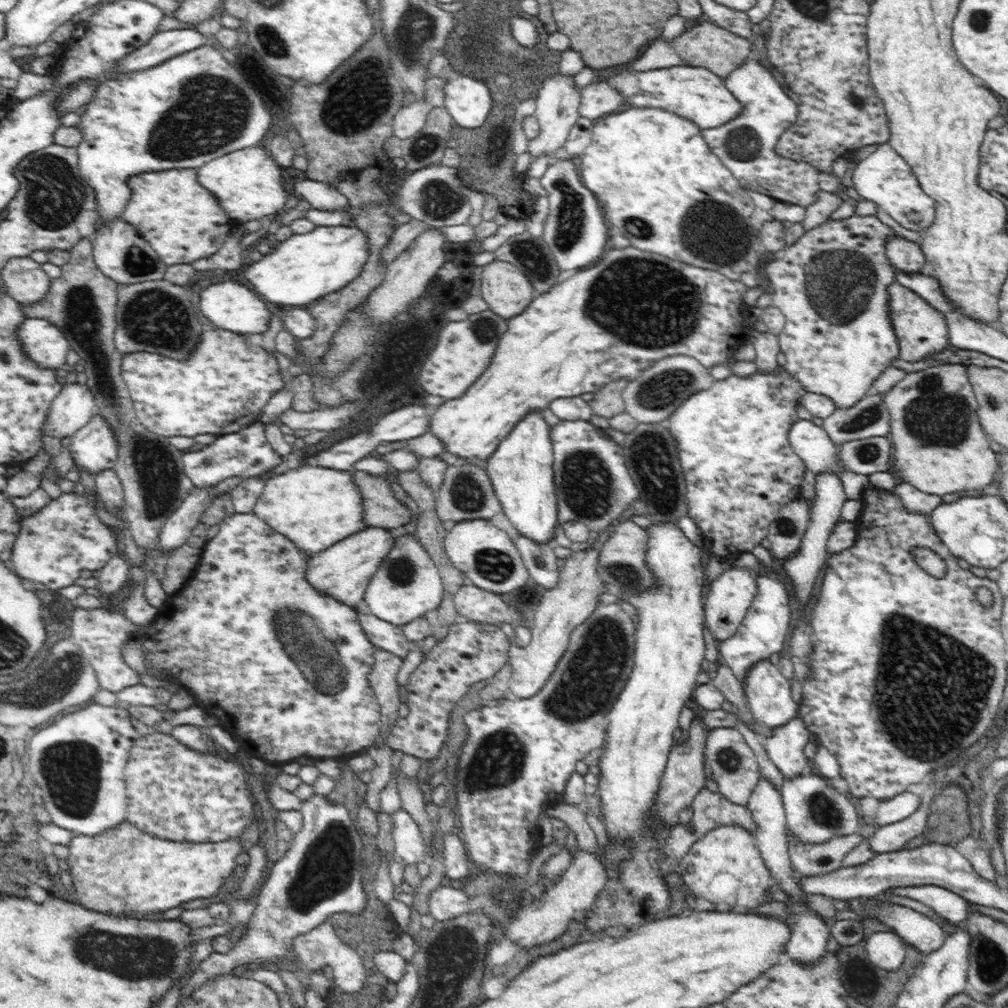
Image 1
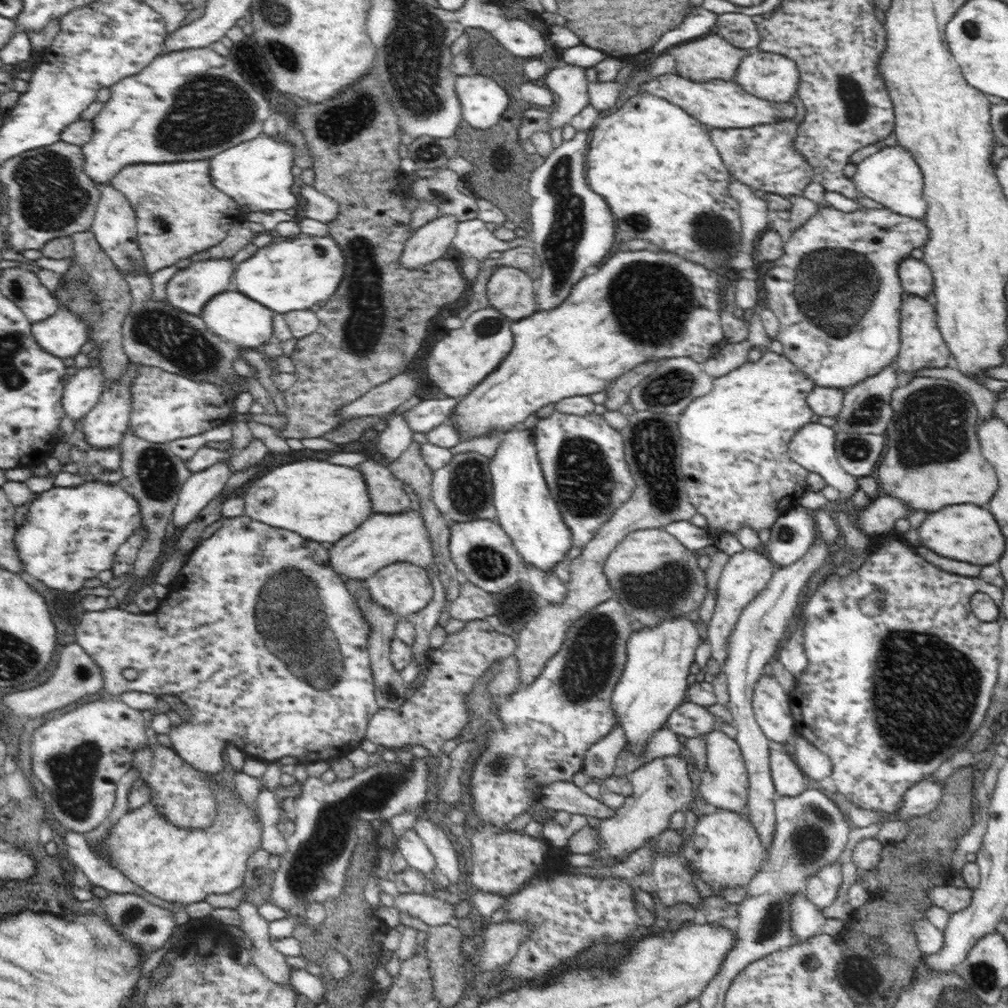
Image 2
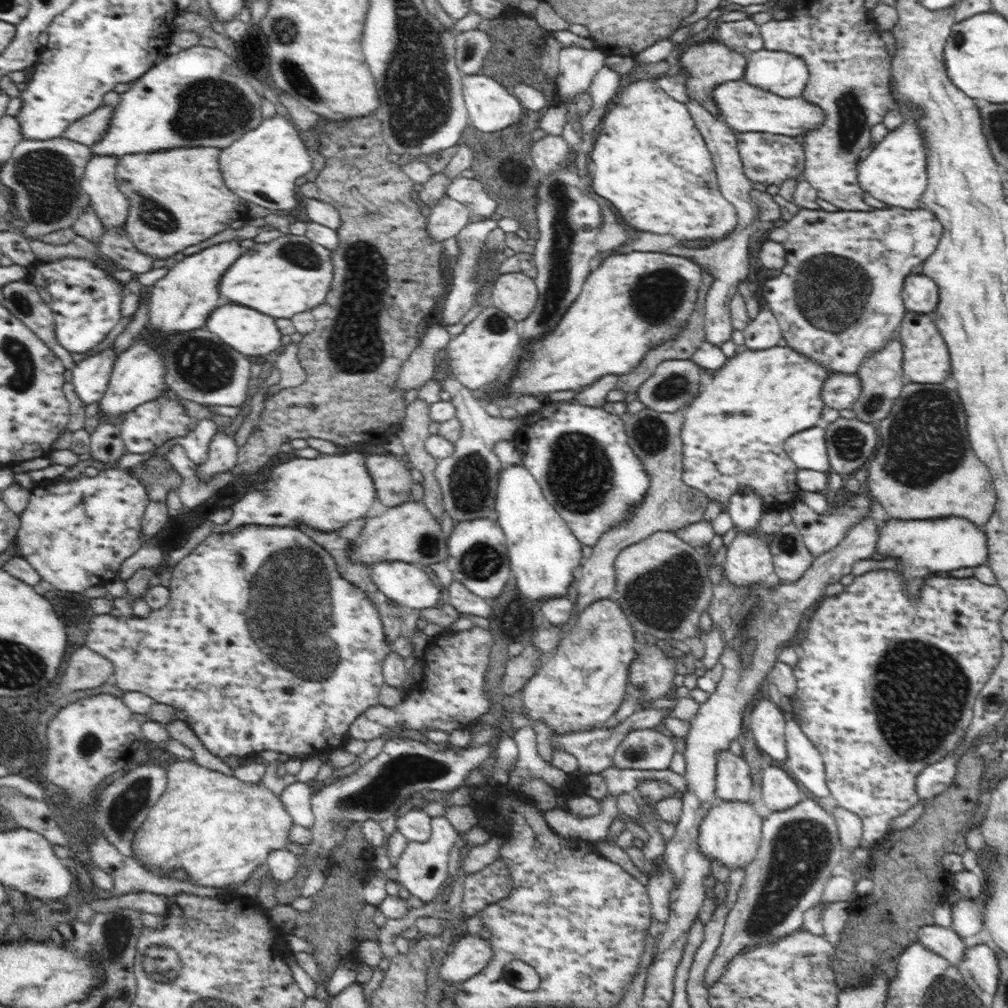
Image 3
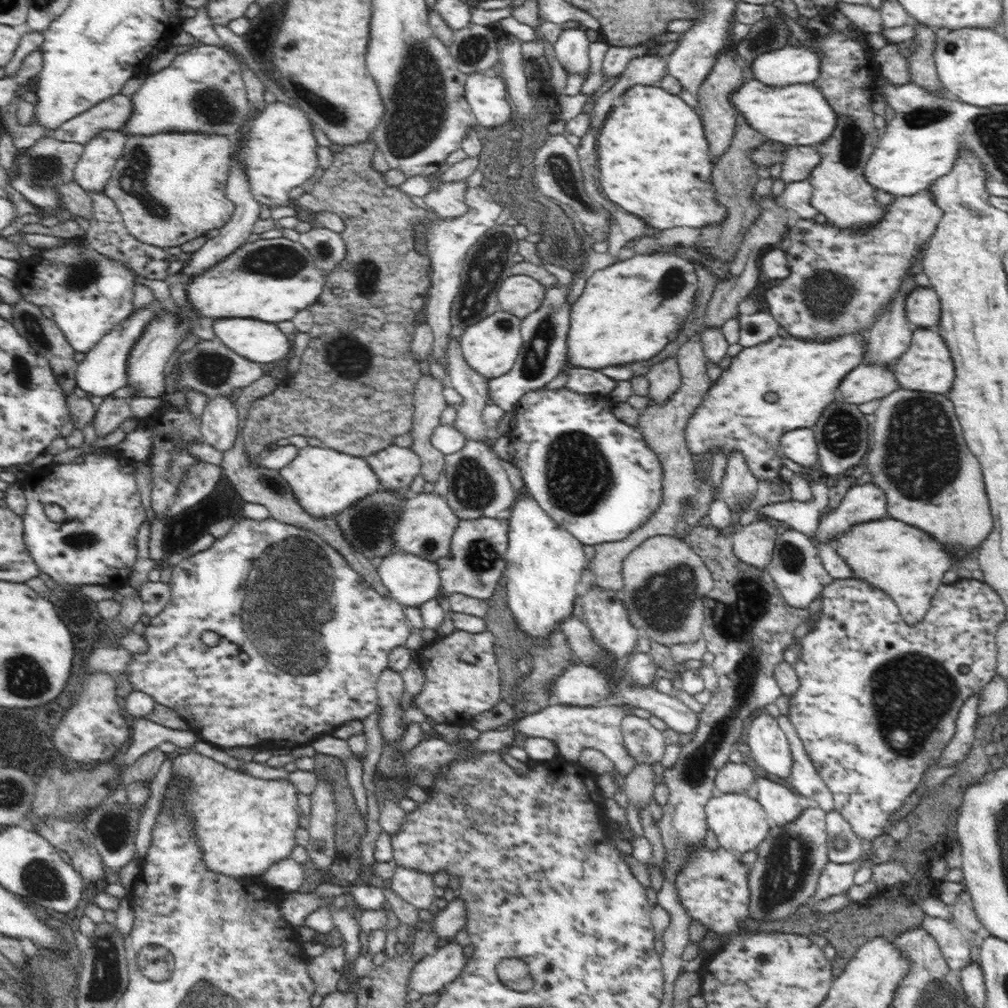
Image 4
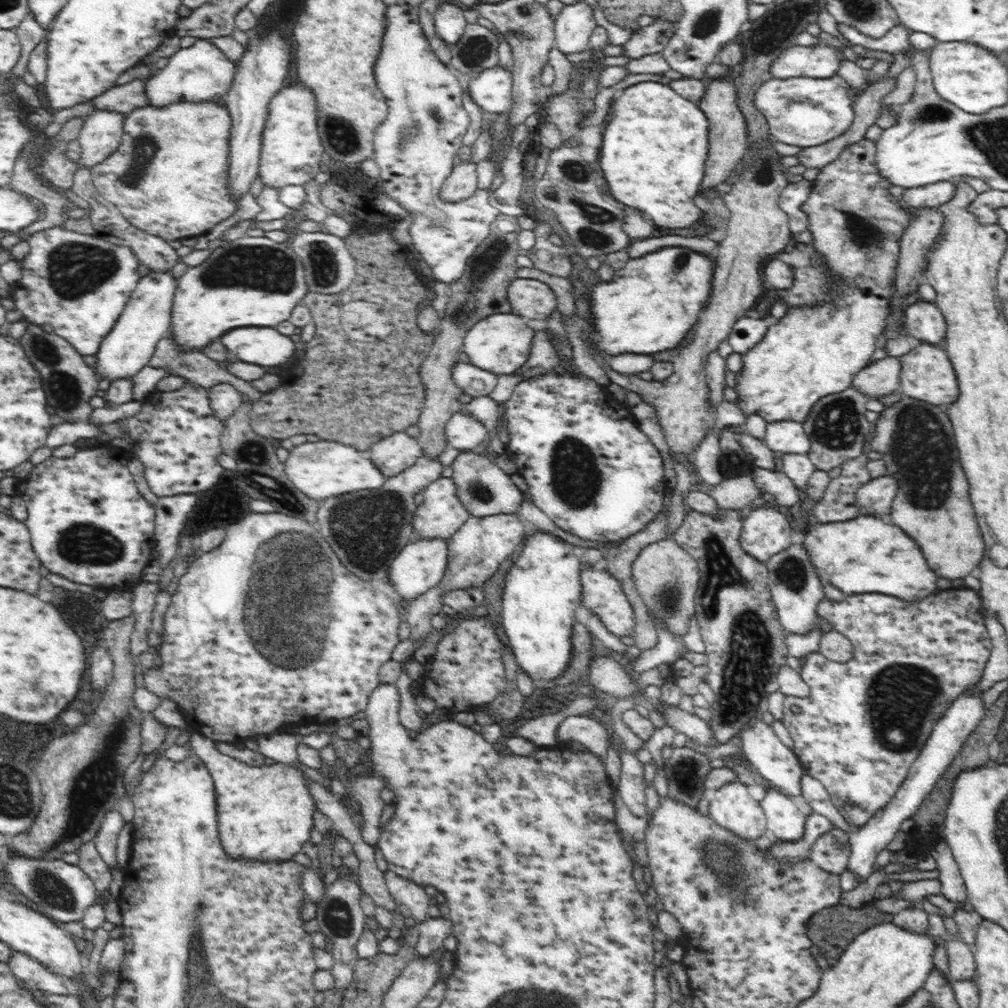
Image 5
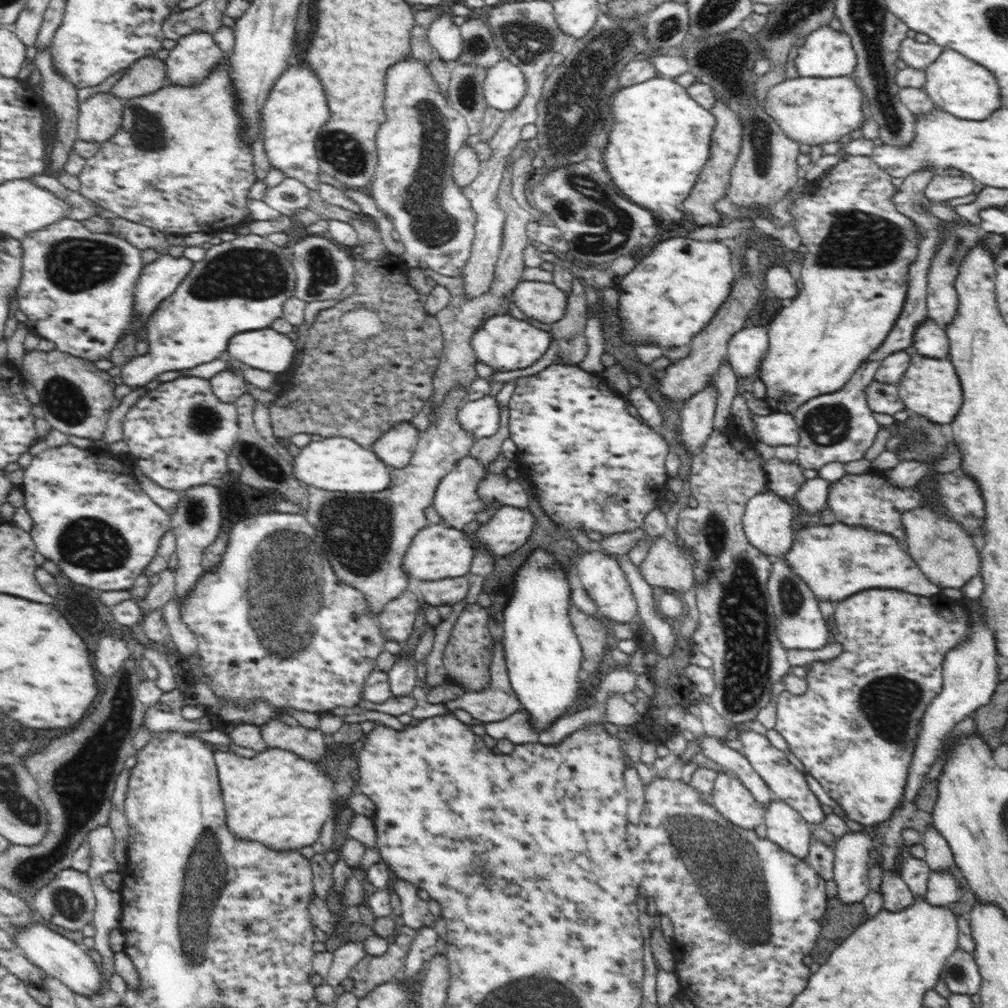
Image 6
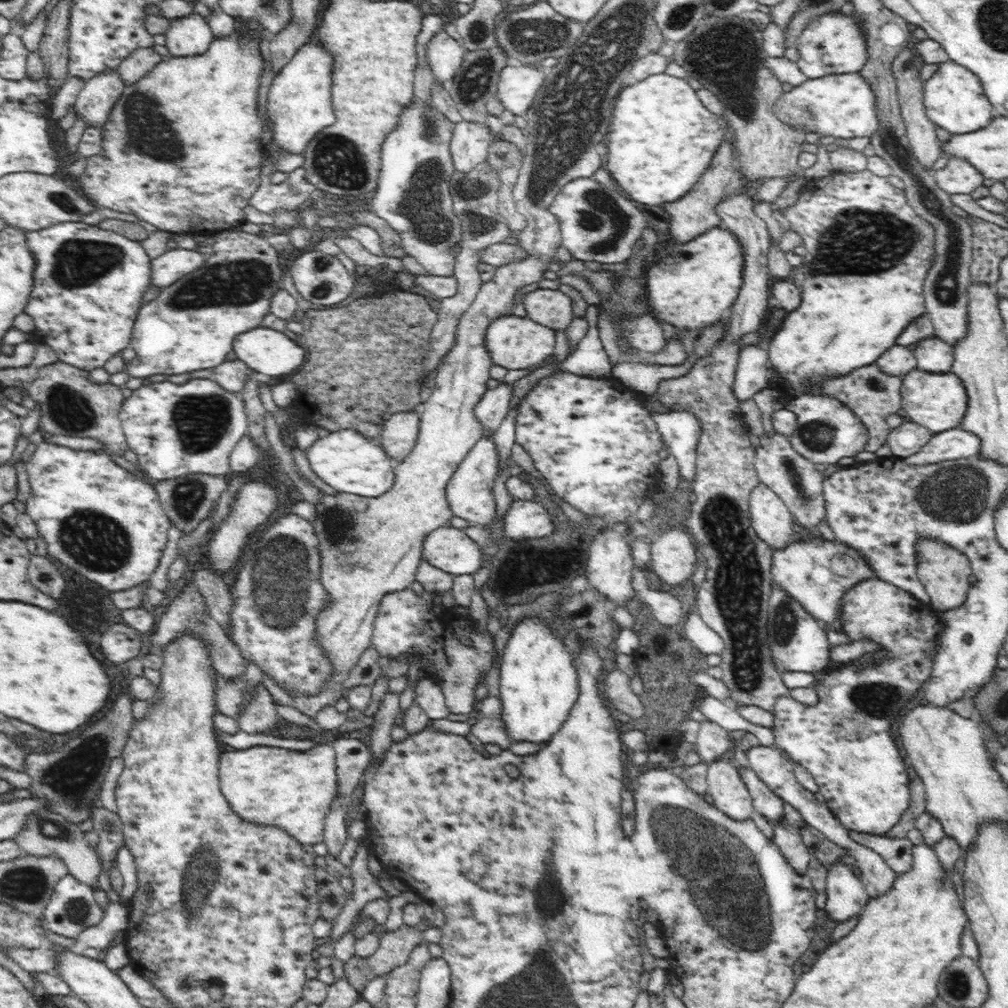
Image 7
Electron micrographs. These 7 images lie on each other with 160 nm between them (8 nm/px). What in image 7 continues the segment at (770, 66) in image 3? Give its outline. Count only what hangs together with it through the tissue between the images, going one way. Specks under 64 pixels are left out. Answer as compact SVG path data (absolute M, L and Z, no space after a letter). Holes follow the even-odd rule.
M840 11L828 12L814 18L799 35L795 45L800 57L800 70L809 78L817 79L826 75L857 73L867 61L867 41L864 29L855 16L842 15Z

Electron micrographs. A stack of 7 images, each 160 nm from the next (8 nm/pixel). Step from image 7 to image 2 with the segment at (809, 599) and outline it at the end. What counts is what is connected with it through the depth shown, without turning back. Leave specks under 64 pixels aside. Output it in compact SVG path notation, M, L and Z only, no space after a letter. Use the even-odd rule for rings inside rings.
M955 504L927 514L917 530L923 546L944 558L978 566L997 565L1004 554L1004 533L988 509L976 504Z

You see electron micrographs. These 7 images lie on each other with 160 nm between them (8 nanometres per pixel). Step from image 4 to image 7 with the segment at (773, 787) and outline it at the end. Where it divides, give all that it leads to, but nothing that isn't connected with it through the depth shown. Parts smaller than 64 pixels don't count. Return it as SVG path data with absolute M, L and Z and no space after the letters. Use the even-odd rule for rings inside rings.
M785 801L783 817L773 823L772 839L785 860L792 866L792 870L800 875L806 875L812 857L810 850L802 841L801 826L798 822L803 822L802 815Z

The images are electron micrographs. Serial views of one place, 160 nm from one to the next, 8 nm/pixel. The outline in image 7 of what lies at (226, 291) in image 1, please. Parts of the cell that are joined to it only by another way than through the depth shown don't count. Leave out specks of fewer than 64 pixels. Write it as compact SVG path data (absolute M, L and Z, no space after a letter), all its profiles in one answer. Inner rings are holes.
M264 327L239 334L232 349L249 368L271 377L296 372L305 359L304 349L297 340Z

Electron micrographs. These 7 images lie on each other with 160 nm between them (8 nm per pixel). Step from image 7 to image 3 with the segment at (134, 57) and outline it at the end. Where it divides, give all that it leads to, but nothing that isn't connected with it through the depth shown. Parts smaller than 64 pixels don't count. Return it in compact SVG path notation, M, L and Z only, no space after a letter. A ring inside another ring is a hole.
M104 104L104 106L100 106L91 114L83 116L81 120L70 124L66 128L63 138L91 147L108 134L112 114L114 114L114 108Z

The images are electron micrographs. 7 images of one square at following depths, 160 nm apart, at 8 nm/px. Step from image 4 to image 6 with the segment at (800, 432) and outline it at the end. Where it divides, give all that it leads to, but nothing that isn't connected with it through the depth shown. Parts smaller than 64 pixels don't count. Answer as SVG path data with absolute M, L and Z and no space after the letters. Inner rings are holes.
M776 412L759 416L753 414L753 422L761 442L768 446L795 446L800 442L798 425L793 414Z

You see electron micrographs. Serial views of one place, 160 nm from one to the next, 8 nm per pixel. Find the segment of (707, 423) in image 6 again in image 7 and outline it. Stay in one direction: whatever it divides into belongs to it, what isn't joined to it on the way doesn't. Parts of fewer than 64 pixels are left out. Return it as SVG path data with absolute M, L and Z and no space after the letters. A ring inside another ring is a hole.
M688 411L652 413L668 452L674 454L679 474L693 483L696 472L696 446L700 438L700 419Z

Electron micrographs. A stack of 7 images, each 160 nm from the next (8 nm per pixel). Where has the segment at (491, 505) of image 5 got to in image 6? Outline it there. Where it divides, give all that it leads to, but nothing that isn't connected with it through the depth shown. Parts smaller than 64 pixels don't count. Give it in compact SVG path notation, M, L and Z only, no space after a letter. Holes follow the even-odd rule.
M490 470L479 482L479 497L490 504L492 500L500 502L501 506L528 507L528 494L518 481L508 475L498 475Z

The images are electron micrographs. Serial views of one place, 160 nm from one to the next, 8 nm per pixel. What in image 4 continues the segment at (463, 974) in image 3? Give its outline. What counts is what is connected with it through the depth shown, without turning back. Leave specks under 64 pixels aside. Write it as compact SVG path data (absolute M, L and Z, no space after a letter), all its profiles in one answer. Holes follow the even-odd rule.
M449 941L442 943L431 956L420 953L410 972L408 990L434 994L446 985L456 983L467 962L462 948L460 944Z

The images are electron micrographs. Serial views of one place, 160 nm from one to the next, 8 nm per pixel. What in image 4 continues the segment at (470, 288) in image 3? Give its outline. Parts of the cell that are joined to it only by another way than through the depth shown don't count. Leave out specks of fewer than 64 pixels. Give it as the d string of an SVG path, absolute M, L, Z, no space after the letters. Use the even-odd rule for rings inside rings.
M454 337L449 340L446 356L449 364L446 384L455 388L463 398L463 402L457 407L453 427L468 439L492 441L482 423L482 410L489 400L488 379L484 379L467 365L460 343Z

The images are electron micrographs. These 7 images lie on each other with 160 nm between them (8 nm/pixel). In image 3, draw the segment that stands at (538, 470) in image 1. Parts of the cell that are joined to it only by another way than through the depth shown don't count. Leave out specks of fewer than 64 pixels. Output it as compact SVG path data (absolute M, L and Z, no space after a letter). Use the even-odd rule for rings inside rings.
M522 464L502 468L495 496L496 520L505 532L512 578L520 597L529 603L564 596L583 560L582 544L560 513L546 500L542 487Z

